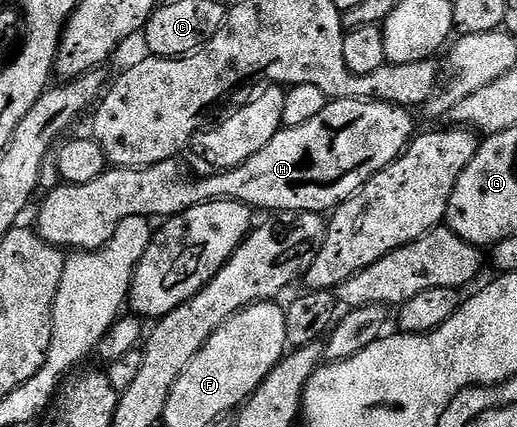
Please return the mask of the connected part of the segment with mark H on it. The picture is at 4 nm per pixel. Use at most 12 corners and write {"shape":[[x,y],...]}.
{"shape":[[334,100],[254,158],[171,159],[61,183],[34,228],[96,252],[126,218],[233,200],[328,214],[418,132],[396,104]]}

